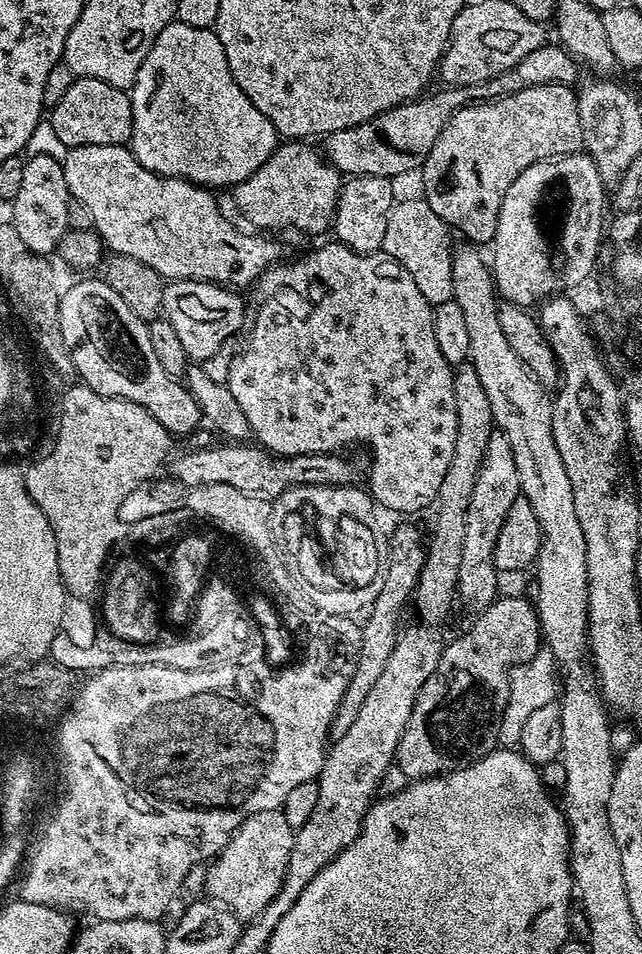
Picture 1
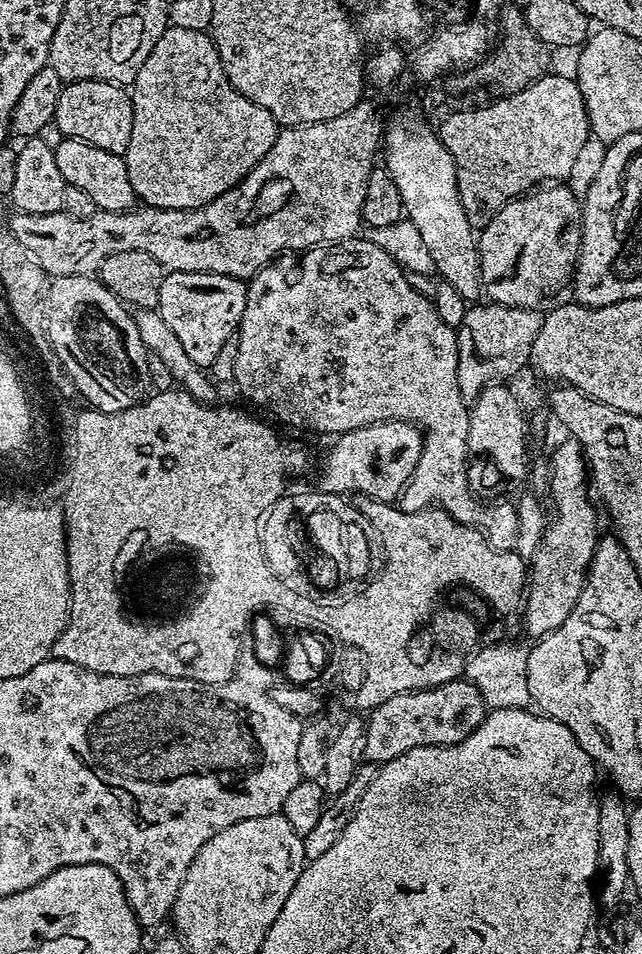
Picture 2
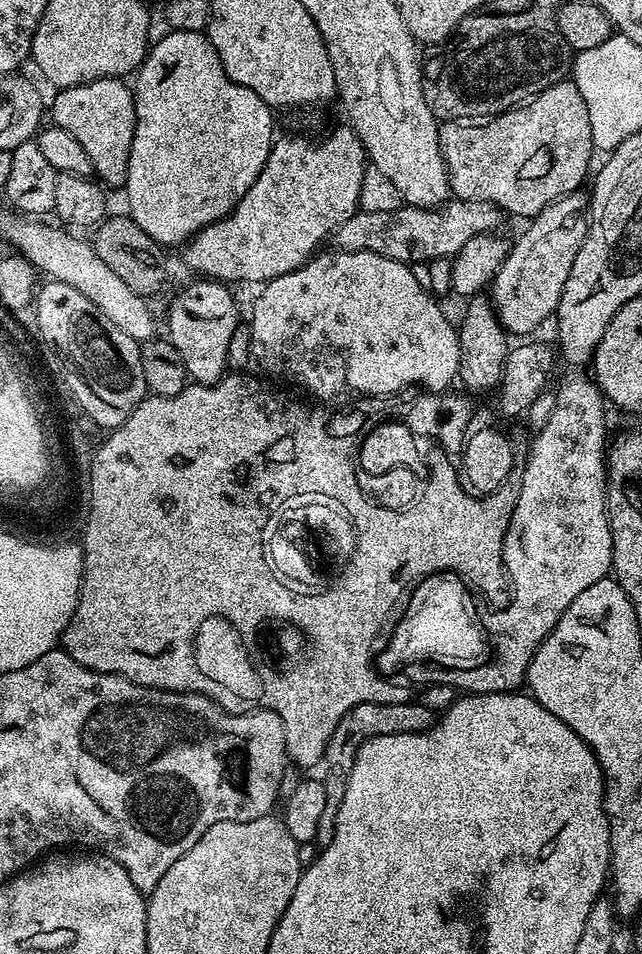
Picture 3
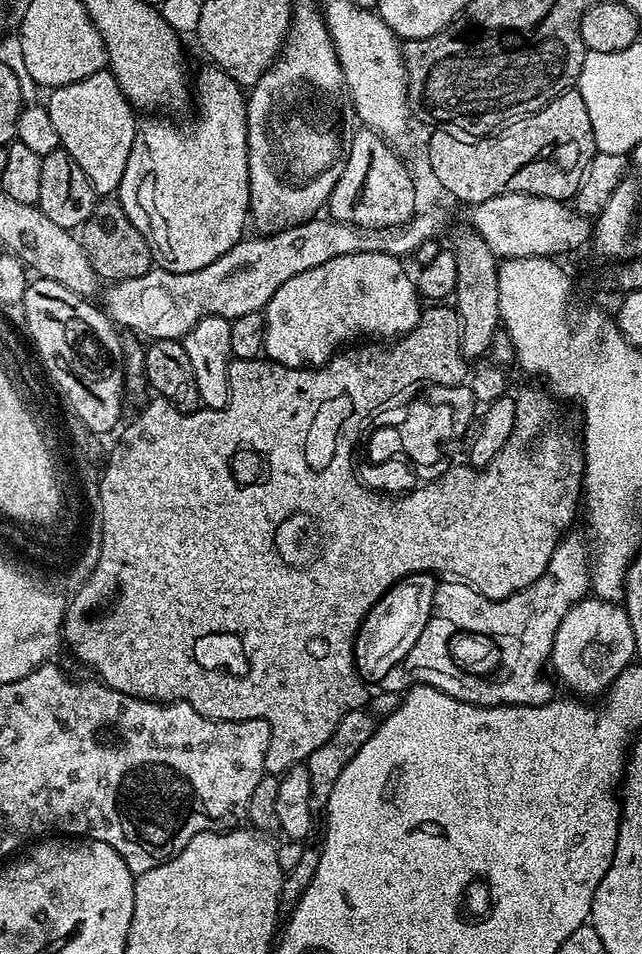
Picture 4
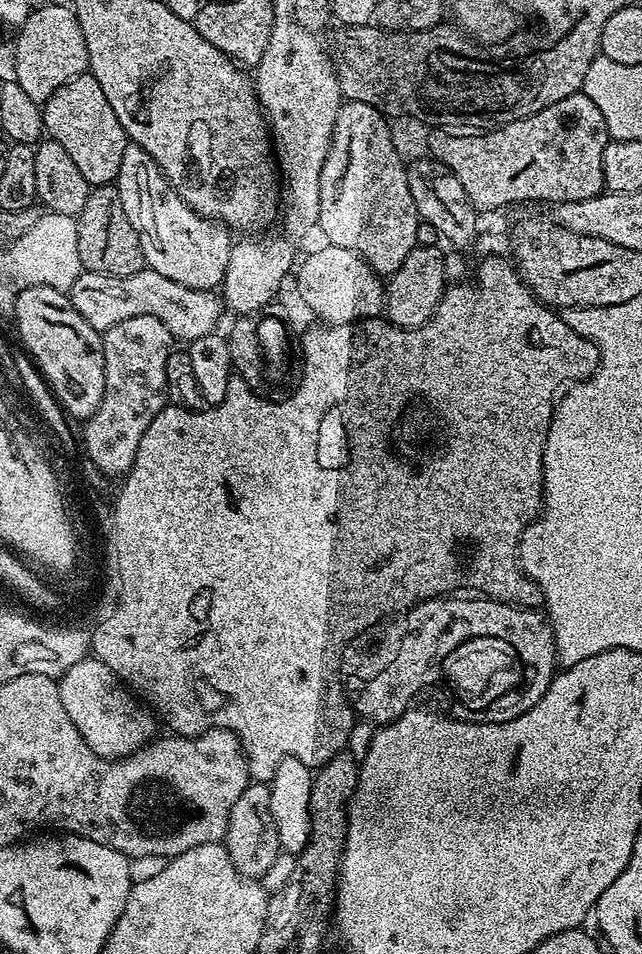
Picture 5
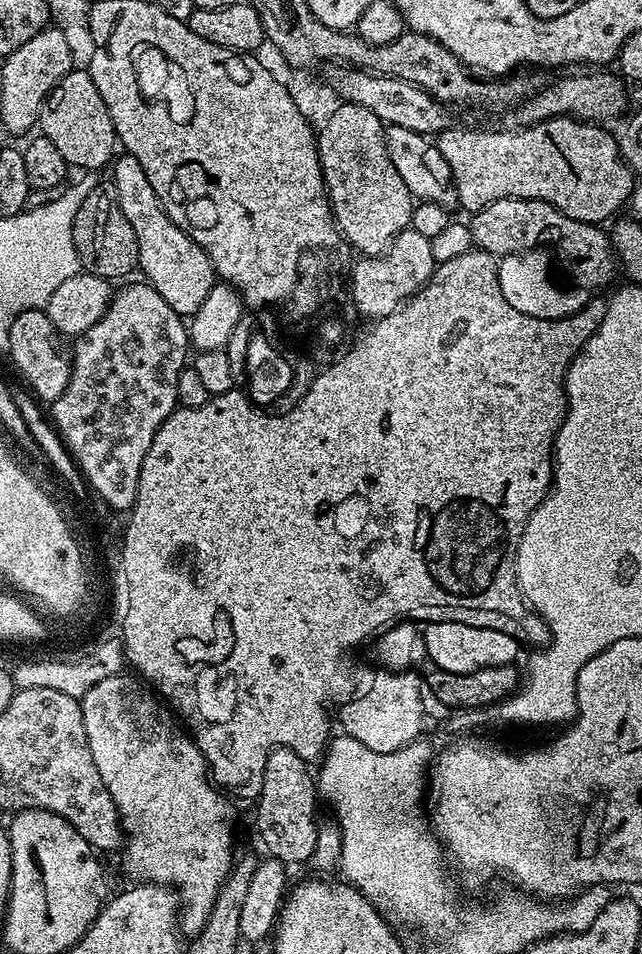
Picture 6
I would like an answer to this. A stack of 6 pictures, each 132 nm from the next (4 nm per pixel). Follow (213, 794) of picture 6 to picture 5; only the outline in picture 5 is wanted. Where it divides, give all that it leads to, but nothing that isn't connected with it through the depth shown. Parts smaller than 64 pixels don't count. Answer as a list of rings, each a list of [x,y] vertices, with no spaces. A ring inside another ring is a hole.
[[[89,658],[70,666],[58,683],[62,706],[66,706],[70,722],[74,722],[78,734],[82,734],[94,755],[119,760],[151,744],[157,735],[157,717],[116,677],[114,670],[100,660]]]

